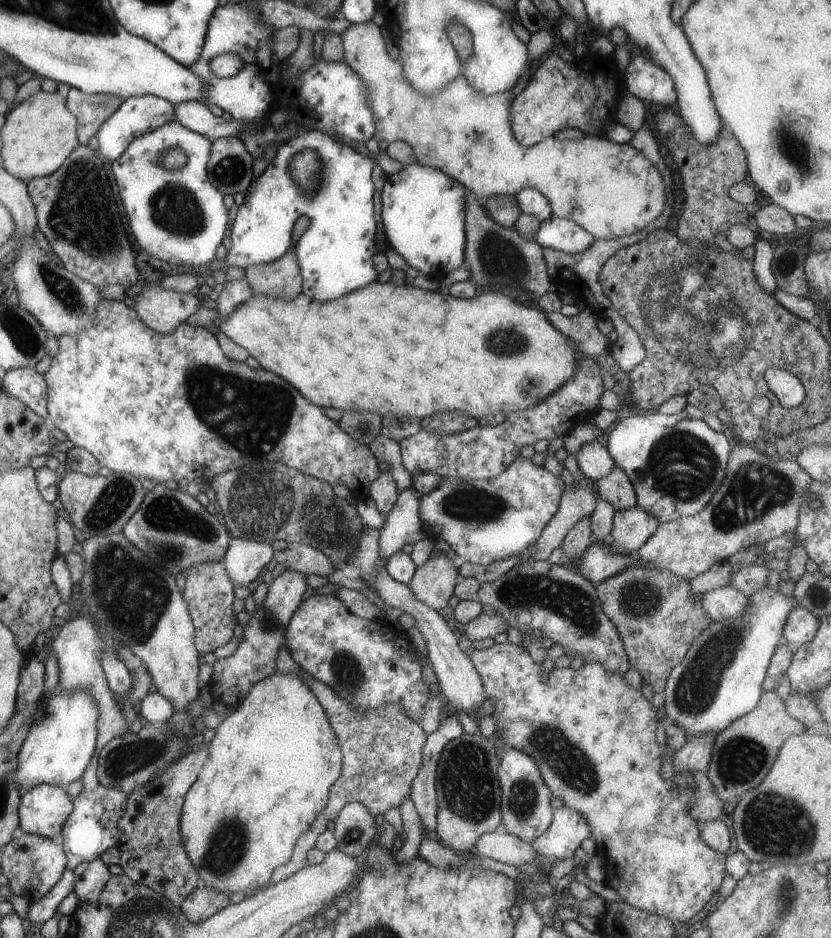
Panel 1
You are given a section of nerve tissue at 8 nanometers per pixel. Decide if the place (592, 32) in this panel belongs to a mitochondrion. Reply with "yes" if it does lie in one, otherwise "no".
no

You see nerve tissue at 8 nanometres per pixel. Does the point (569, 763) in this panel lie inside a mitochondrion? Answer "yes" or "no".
yes

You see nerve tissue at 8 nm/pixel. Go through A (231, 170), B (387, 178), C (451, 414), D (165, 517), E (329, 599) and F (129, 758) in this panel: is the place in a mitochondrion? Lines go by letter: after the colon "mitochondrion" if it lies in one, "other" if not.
A: mitochondrion
B: other
C: other
D: mitochondrion
E: other
F: mitochondrion

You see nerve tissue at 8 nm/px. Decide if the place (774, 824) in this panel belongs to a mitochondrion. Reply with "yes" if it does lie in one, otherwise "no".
yes

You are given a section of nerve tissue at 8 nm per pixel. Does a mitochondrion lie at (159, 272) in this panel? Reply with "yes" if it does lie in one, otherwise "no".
no

